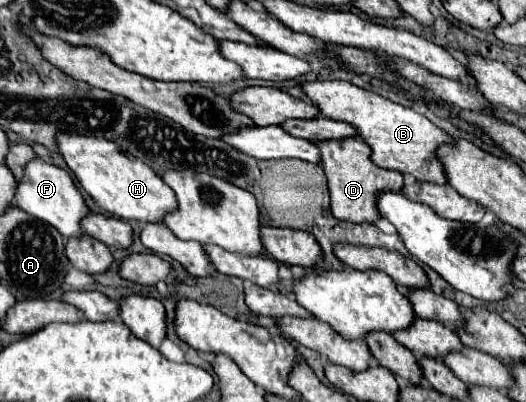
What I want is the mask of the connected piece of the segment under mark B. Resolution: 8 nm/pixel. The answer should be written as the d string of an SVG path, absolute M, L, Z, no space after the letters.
M311 81L303 85L303 91L309 95L313 105L319 107L323 117L351 123L357 129L359 137L373 149L371 159L379 167L409 173L417 181L429 181L437 185L447 183L443 163L437 159L435 151L441 145L451 143L451 137L423 115L415 113L409 107L393 103L377 93L359 89L347 81Z

